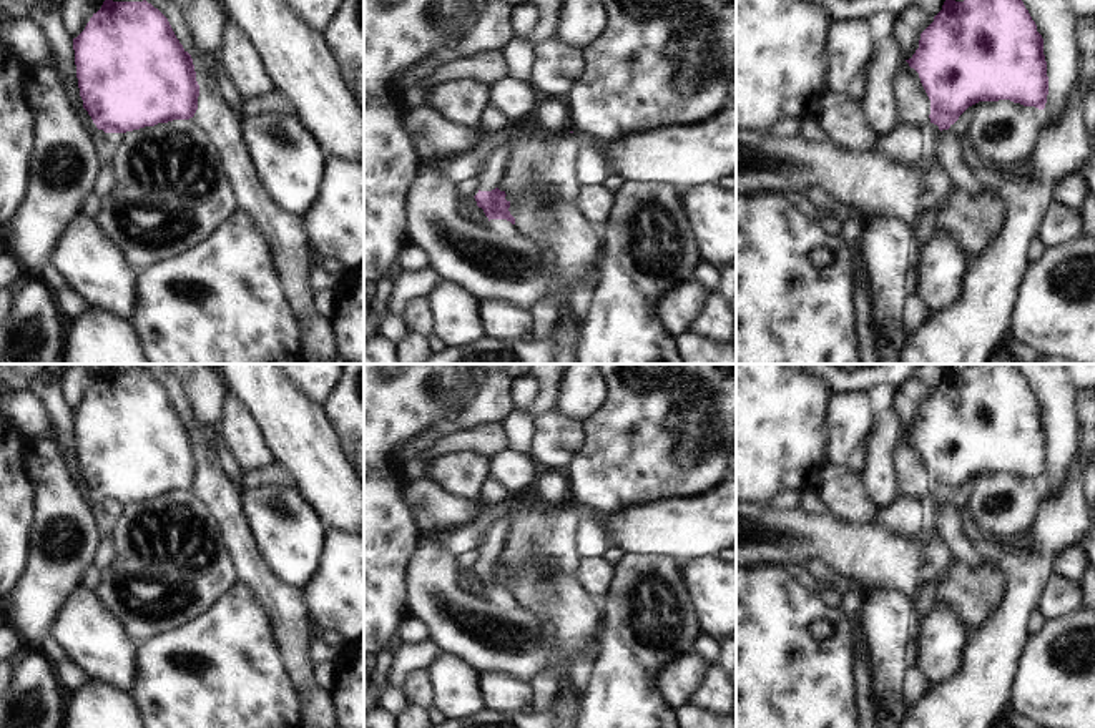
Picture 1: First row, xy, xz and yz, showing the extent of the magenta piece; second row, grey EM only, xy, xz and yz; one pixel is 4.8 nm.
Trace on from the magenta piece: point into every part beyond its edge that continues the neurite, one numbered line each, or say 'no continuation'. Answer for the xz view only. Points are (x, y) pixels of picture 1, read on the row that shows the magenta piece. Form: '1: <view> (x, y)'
no continuation

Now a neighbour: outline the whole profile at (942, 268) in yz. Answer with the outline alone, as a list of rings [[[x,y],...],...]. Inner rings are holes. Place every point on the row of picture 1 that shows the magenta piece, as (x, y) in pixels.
[[[935,228],[932,238],[921,246],[917,296],[939,312],[955,303],[964,291],[969,256],[960,238],[949,228]]]

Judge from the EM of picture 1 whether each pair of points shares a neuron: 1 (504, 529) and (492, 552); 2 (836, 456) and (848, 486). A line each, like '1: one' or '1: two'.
1: one
2: two

